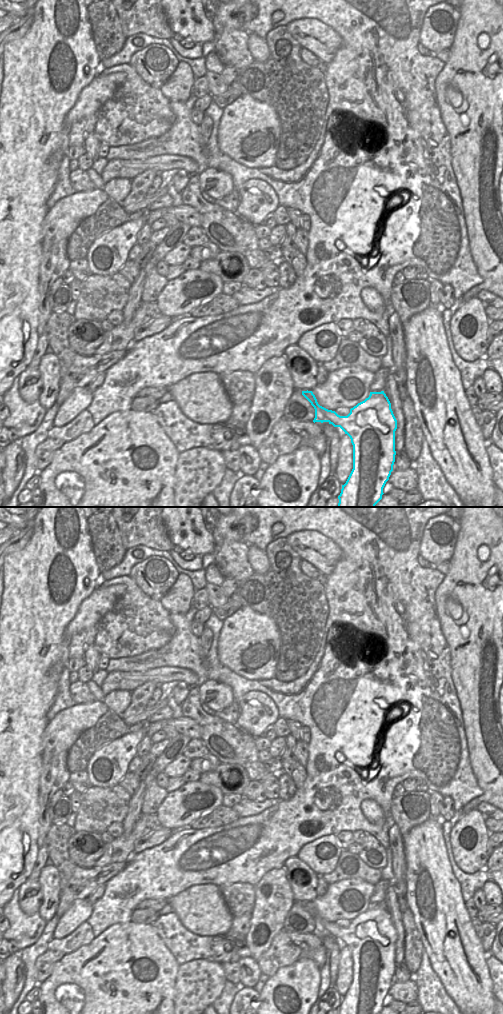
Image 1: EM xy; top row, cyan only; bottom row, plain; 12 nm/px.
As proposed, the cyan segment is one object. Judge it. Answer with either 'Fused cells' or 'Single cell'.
Single cell

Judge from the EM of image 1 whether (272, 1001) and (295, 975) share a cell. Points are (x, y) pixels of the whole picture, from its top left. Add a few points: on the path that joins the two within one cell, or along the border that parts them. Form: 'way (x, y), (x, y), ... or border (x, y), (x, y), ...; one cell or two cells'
way (279, 995), (290, 982); one cell

